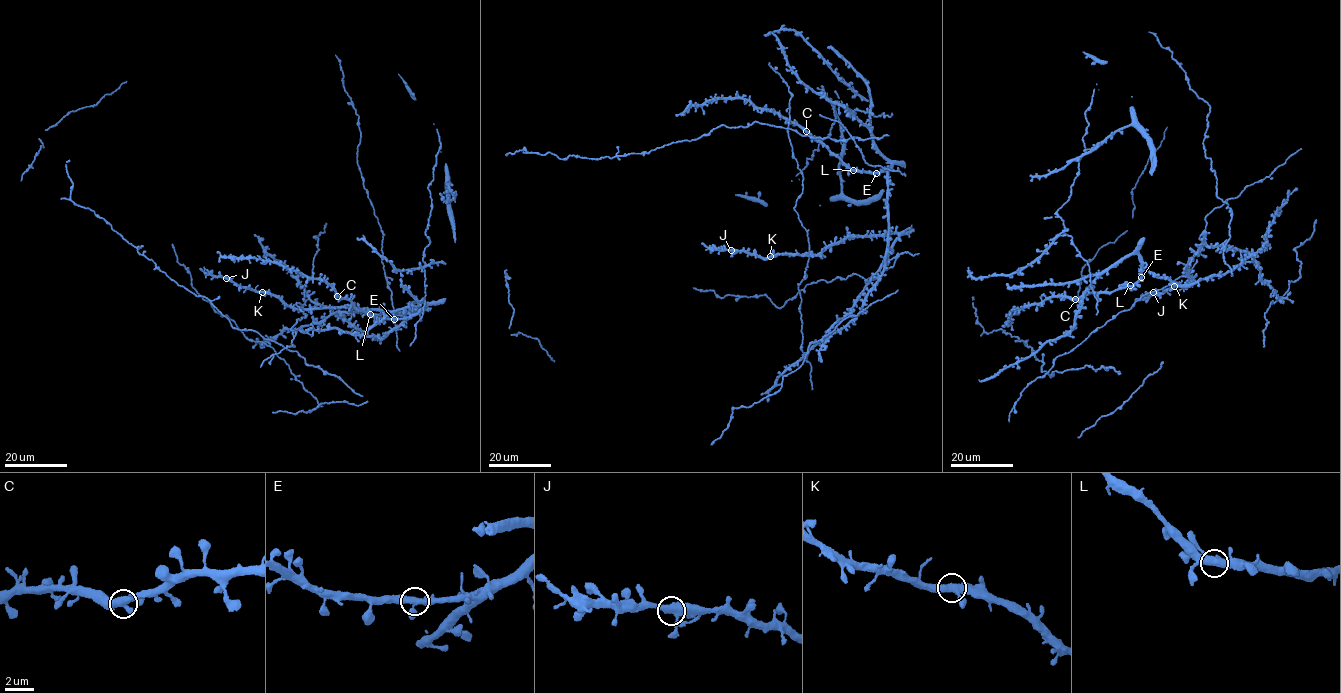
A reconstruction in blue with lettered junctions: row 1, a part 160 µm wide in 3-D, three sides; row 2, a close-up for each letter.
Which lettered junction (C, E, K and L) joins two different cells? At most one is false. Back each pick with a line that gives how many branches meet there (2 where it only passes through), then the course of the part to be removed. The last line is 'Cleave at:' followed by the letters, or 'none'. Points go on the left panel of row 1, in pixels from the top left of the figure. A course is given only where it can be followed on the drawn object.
Cleave at: none

